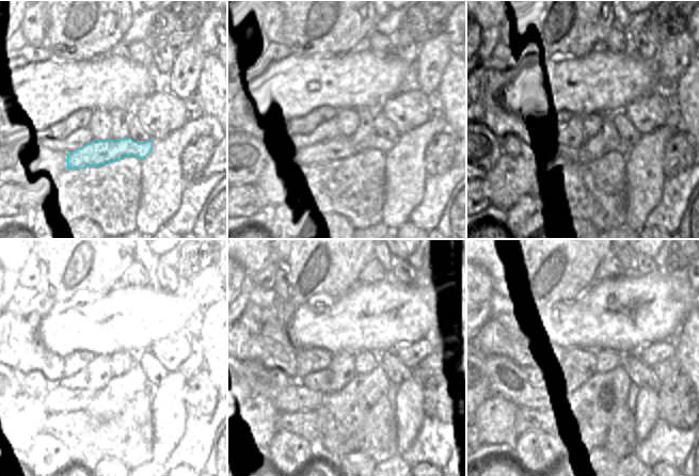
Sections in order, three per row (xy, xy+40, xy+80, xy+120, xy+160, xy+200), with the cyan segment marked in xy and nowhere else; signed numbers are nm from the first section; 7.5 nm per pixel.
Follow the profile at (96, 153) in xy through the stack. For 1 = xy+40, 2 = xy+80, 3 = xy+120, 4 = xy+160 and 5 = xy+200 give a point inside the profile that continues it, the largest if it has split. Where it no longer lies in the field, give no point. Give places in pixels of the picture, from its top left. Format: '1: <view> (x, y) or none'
1: xy+40 (340, 147)
2: xy+80 (537, 161)
3: xy+120 (56, 399)
4: xy+160 (296, 397)
5: xy+200 (497, 382)

